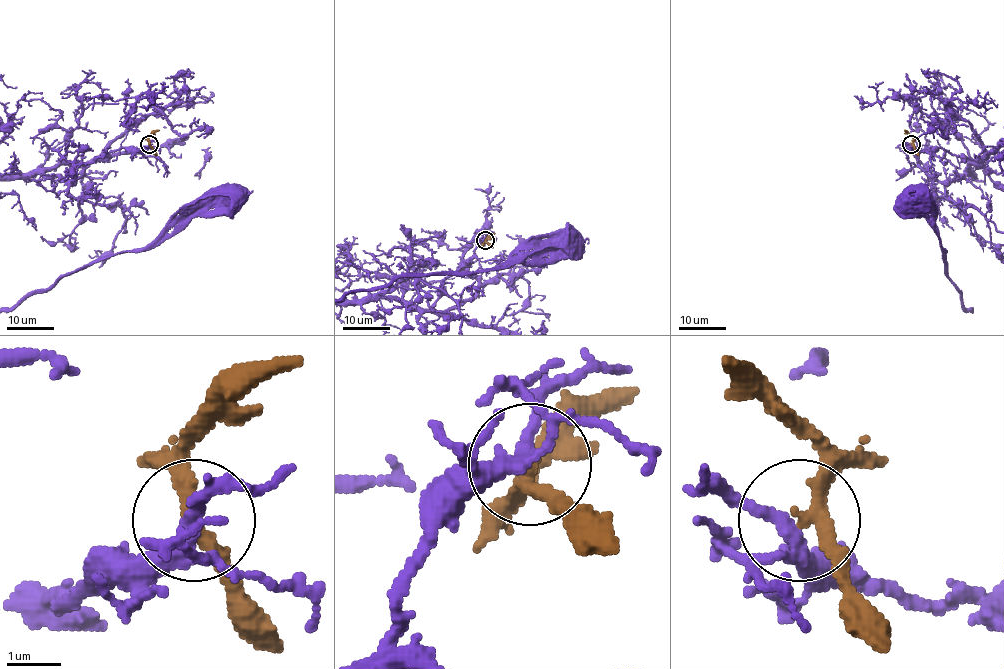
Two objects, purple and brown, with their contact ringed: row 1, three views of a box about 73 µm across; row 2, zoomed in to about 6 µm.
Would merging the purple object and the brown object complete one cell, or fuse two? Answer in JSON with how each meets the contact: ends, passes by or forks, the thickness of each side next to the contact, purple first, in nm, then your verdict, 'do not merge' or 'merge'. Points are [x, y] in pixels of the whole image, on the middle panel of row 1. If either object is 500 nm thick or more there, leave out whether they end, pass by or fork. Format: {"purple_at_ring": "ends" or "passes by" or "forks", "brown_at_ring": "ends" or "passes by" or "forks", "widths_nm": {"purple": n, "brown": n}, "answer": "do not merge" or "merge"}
{"purple_at_ring": "forks", "brown_at_ring": "passes by", "widths_nm": {"purple": 260, "brown": 240}, "answer": "merge"}

